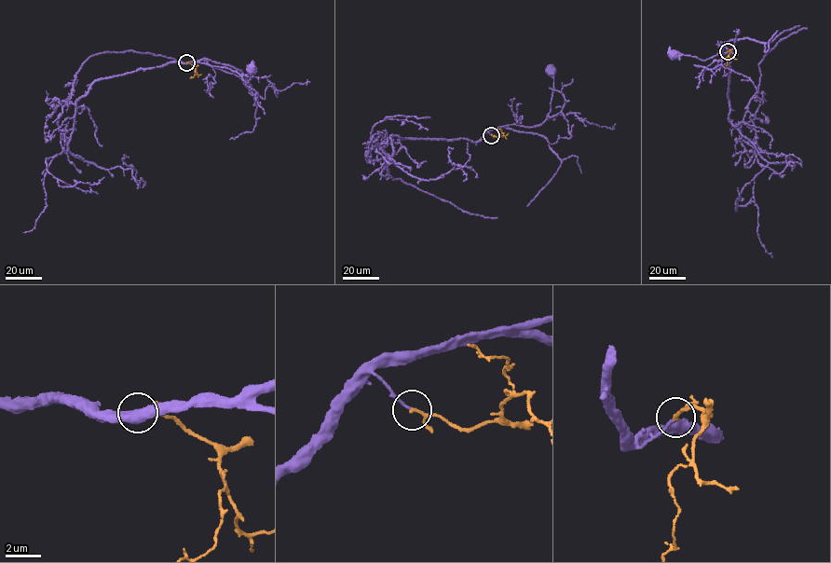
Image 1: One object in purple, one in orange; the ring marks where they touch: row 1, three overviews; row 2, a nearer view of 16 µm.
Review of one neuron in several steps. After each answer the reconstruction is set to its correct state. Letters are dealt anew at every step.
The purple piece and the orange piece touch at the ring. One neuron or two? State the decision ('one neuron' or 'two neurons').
one neuron

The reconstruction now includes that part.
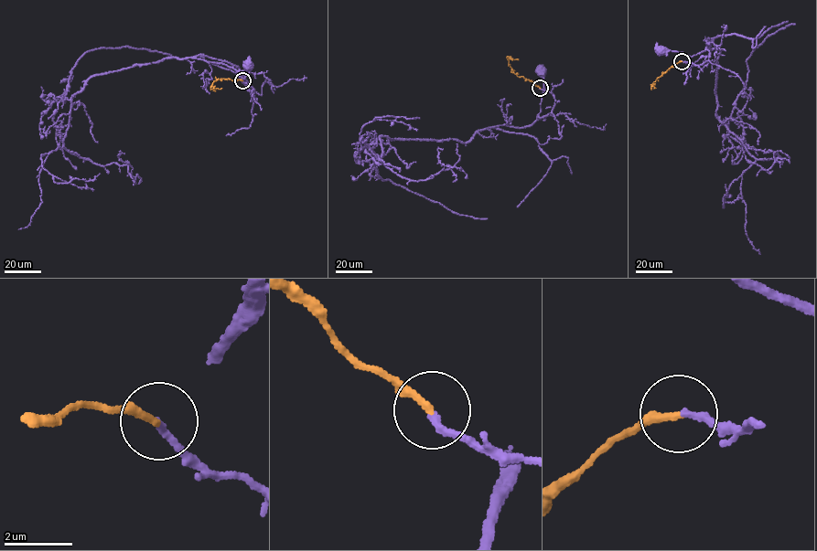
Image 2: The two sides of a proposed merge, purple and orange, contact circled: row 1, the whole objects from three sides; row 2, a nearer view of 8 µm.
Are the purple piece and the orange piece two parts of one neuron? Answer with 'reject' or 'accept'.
accept

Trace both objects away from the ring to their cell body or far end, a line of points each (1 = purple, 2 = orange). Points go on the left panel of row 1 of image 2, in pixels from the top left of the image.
1: (242, 80), (251, 85), (253, 94), (239, 75), (244, 79), (251, 66), (248, 66)
2: (242, 80), (220, 79), (213, 81), (214, 89), (221, 89)

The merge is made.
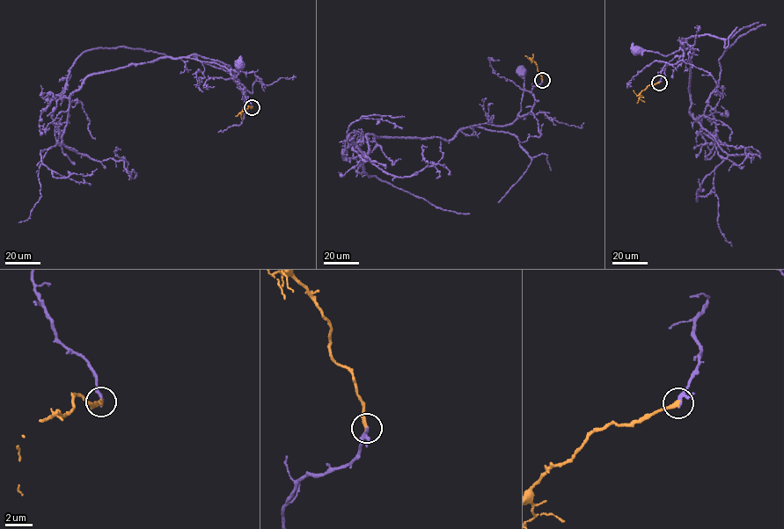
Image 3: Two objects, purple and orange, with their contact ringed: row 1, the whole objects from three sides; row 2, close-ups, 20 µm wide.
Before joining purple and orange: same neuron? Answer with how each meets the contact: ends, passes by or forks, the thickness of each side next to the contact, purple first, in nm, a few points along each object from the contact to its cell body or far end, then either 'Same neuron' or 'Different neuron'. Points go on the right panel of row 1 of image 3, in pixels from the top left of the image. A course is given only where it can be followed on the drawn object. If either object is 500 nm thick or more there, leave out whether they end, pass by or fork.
At the ring purple passes by. At the ring orange ends. Thickness 170 nm (purple) against 300 nm. Course of purple: (659, 82), (663, 66), (682, 60), (683, 51), (679, 49), (665, 56), (636, 51). Course of orange: (659, 82), (648, 85), (640, 93), (639, 98), (644, 102). Same neuron

